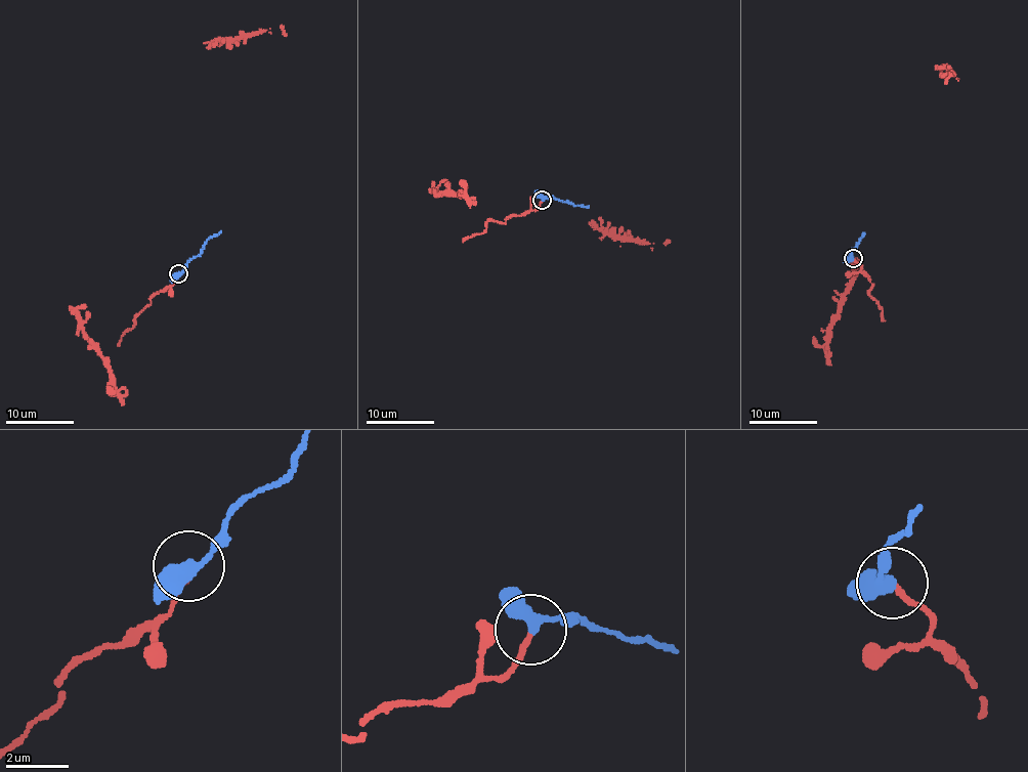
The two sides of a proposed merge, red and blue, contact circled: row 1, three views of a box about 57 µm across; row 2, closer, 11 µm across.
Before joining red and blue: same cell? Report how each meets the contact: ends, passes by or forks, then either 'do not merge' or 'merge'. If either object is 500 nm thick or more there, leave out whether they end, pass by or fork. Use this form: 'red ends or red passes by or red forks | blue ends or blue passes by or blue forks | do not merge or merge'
red ends | blue passes by | merge

